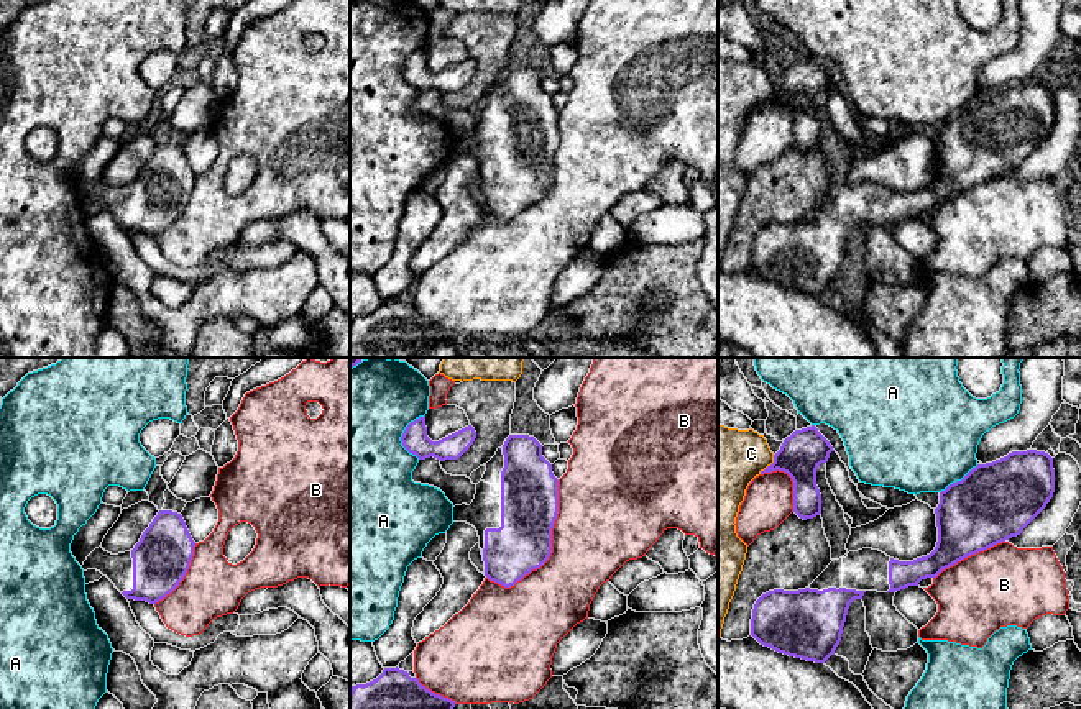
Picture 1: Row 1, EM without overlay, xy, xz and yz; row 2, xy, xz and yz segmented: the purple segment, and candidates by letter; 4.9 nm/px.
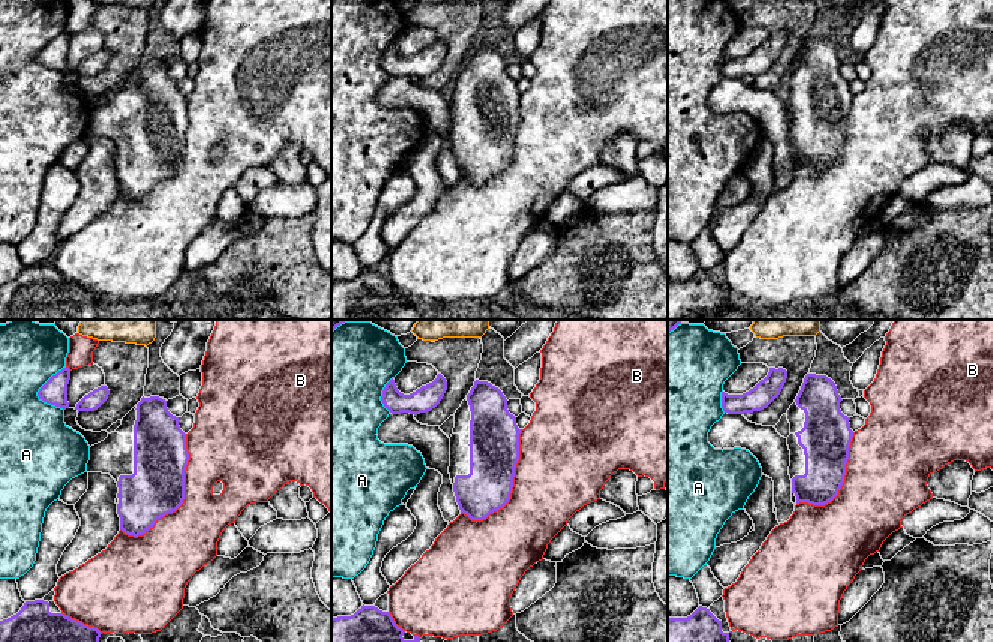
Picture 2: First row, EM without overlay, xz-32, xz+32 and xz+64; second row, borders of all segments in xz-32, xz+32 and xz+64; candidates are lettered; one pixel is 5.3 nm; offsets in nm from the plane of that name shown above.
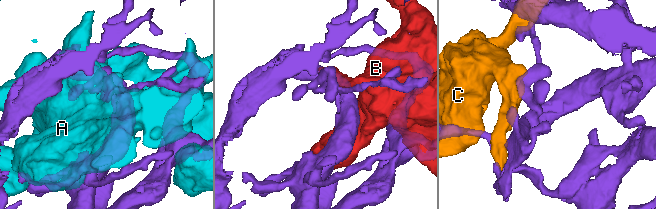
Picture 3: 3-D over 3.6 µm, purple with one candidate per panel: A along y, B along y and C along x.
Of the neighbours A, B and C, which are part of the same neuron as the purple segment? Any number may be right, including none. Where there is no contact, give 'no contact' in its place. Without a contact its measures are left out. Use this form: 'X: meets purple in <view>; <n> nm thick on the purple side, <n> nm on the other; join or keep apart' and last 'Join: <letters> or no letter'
A: meets purple in xz; 130 nm thick on the purple side, 480 nm on the other; keep apart
B: meets purple in xz; 280 nm thick on the purple side, 420 nm on the other; keep apart
C: meets purple in yz; 200 nm thick on the purple side, 340 nm on the other; keep apart
Join: no letter

